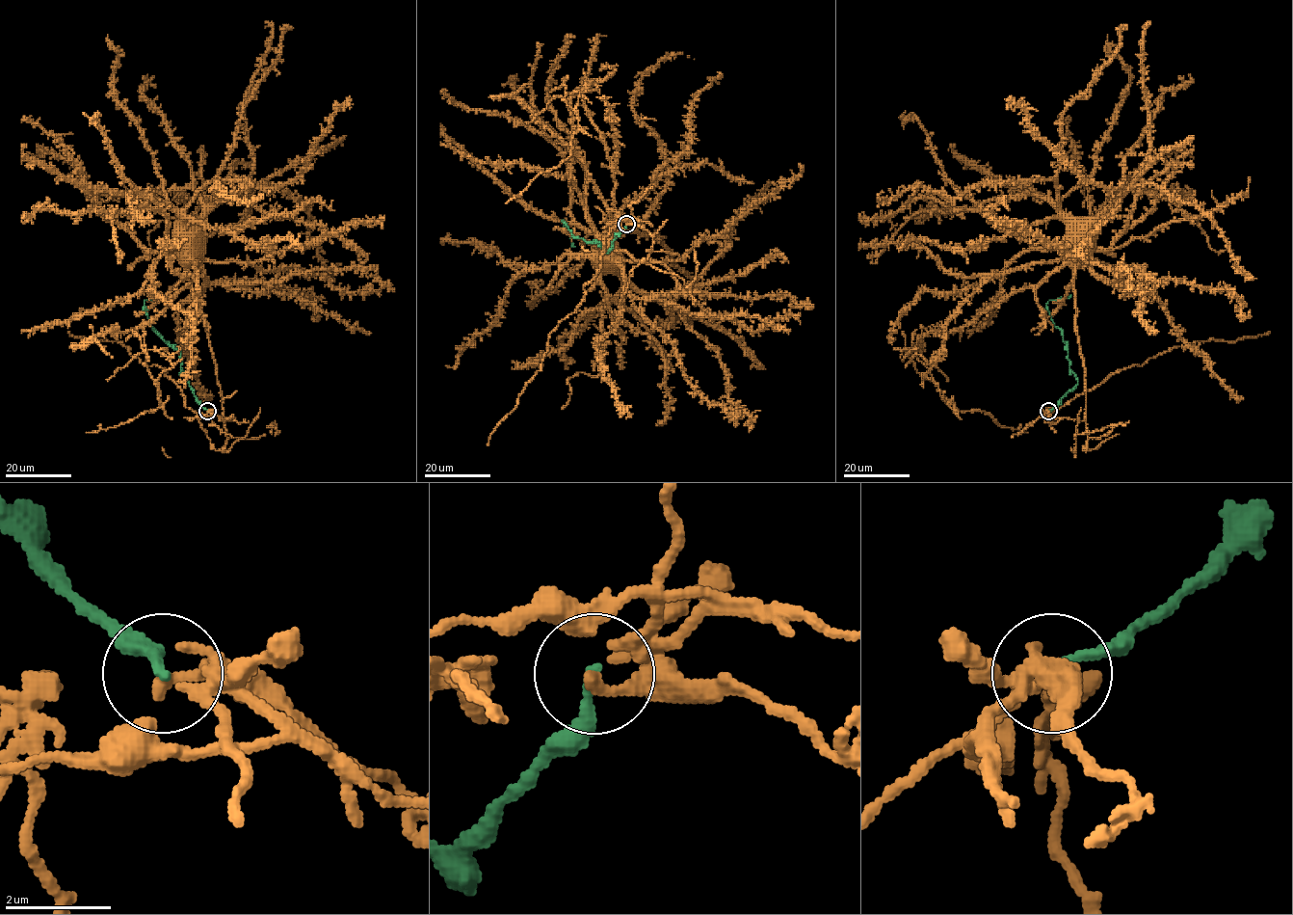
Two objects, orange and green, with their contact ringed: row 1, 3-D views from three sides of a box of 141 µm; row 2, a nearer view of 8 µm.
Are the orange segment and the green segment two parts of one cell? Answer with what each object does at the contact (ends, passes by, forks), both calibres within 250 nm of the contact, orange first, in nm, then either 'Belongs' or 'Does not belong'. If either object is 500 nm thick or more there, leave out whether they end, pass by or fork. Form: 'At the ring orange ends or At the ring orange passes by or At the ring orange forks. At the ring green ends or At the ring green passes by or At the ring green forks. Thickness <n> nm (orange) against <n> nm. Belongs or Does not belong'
At the ring orange ends. At the ring green ends. Thickness 280 nm (orange) against 190 nm. Does not belong

